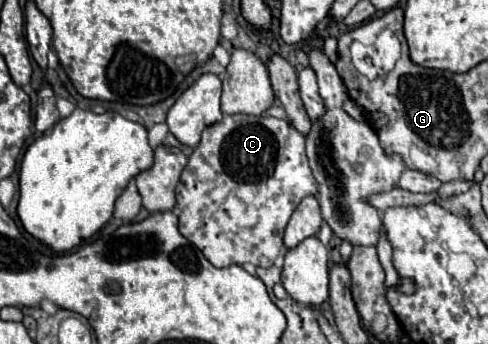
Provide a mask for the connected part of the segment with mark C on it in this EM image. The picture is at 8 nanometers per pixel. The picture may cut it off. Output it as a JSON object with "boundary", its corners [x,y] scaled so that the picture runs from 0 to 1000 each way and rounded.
{"boundary":[[[477,331],[477,337],[461,337],[449,360],[436,360],[436,366],[424,366],[416,378],[416,395],[412,395],[412,413],[408,424],[395,436],[395,448],[387,453],[387,471],[371,506],[371,523],[363,535],[363,599],[371,610],[367,622],[367,674],[391,703],[400,709],[416,744],[445,779],[461,779],[461,773],[473,773],[473,767],[502,767],[502,762],[514,762],[523,773],[535,773],[535,779],[551,779],[559,773],[559,756],[568,750],[568,738],[580,727],[580,674],[584,674],[584,657],[600,622],[600,610],[613,599],[613,587],[629,570],[650,570],[654,564],[654,535],[645,529],[641,517],[641,500],[629,477],[629,448],[625,448],[625,401],[588,355],[588,349],[568,349],[568,343],[555,343],[547,331],[531,331],[531,337],[506,337],[506,331]]]}

